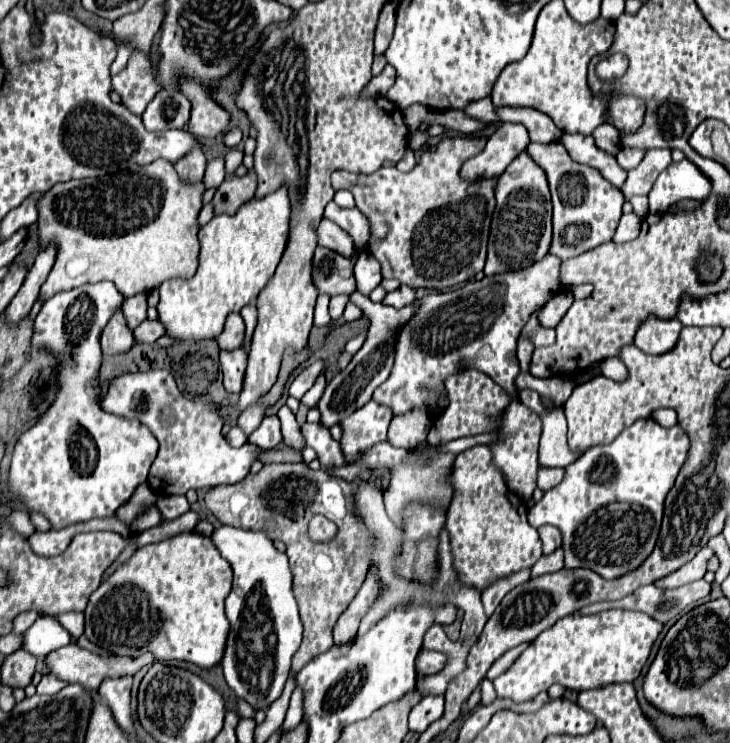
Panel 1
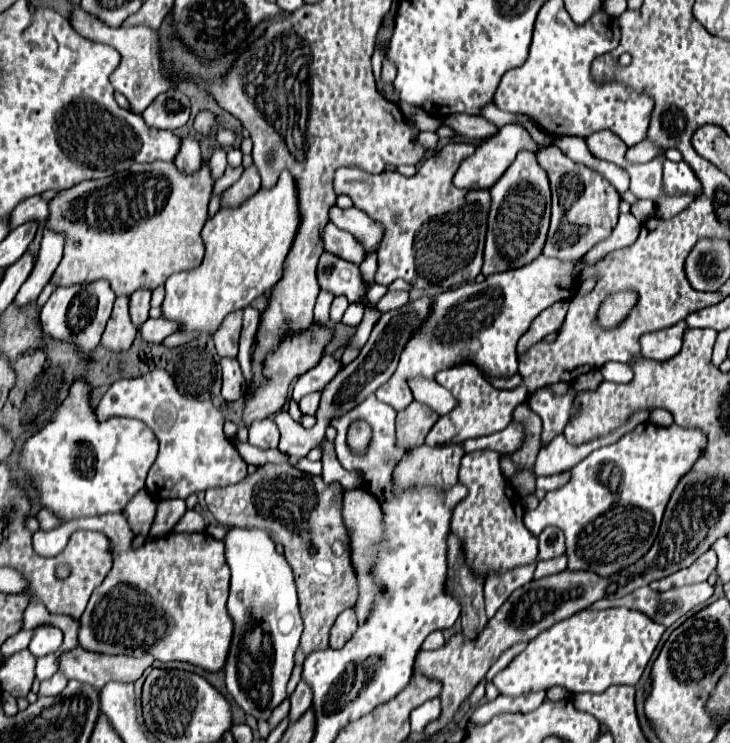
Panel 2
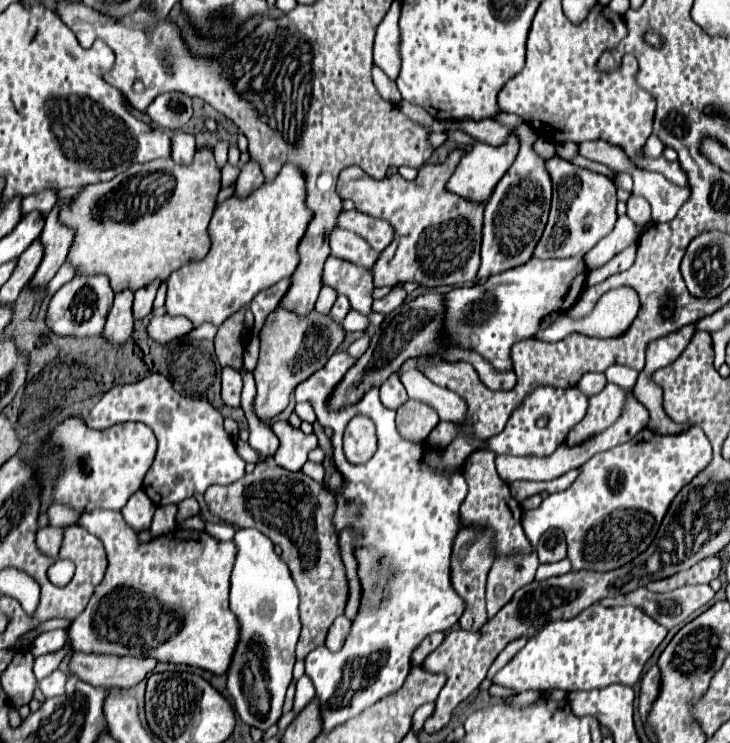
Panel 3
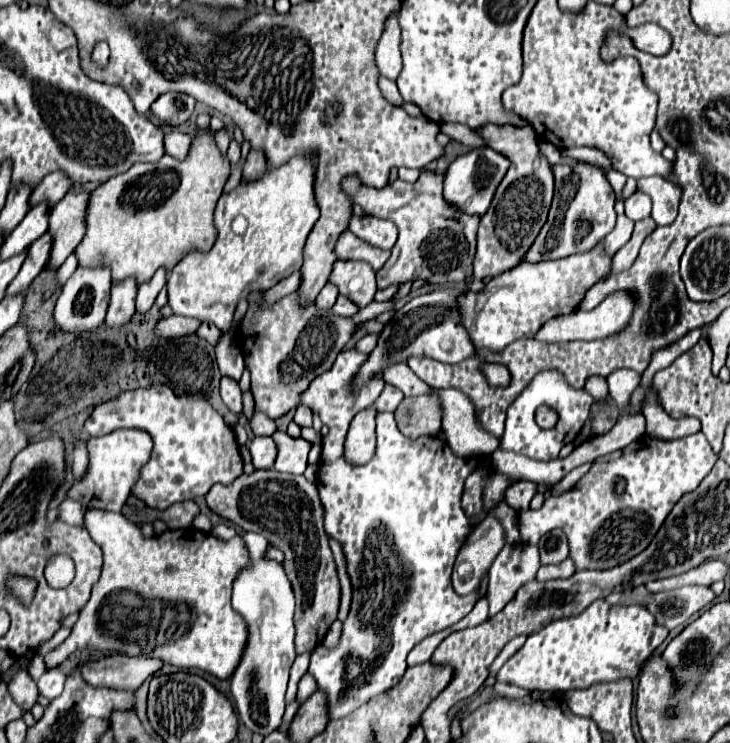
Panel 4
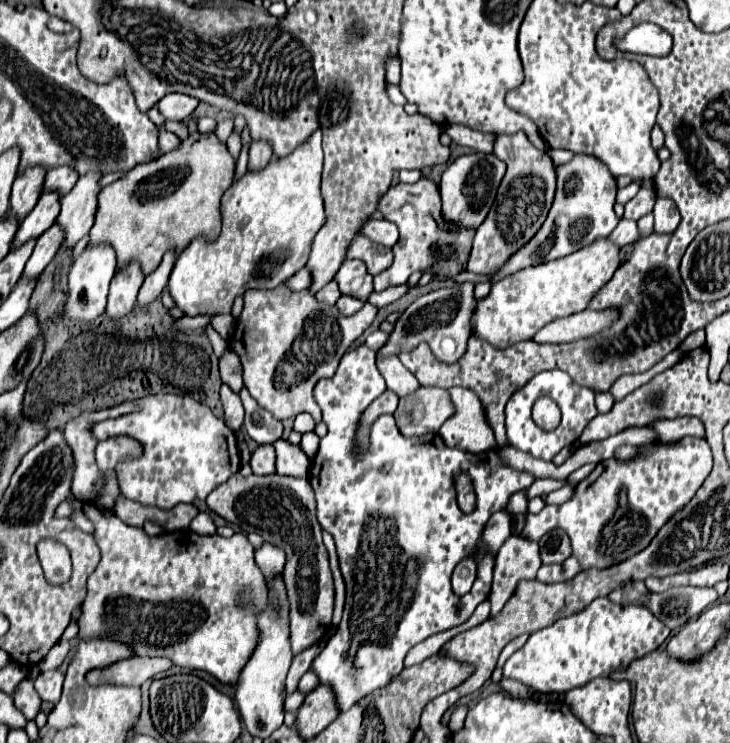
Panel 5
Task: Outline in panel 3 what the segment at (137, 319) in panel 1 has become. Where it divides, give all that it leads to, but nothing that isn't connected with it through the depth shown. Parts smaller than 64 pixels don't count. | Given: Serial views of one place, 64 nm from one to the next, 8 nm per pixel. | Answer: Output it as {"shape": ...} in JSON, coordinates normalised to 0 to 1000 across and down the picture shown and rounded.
{"shape":[[[211,377],[208,382],[192,388],[184,393],[184,428],[197,428],[200,423],[208,420],[208,406],[214,401],[214,390],[222,382],[222,377]]]}

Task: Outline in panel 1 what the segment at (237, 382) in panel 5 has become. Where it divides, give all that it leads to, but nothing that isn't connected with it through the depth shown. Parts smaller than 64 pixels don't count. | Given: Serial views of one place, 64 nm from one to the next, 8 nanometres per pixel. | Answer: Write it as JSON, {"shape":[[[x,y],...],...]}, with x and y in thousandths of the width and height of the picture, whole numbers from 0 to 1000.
{"shape":[[[315,423],[304,450],[296,455],[301,471],[321,471],[329,468],[334,458],[334,431],[329,423]]]}

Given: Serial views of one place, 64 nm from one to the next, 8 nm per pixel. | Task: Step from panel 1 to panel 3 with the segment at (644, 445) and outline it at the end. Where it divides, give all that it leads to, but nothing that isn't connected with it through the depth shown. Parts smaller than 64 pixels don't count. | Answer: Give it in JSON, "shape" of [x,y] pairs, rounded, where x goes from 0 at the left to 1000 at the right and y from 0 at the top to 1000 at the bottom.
{"shape":[[[956,573],[926,587],[904,587],[885,576],[866,595],[805,619],[778,659],[748,668],[734,686],[721,686],[715,692],[718,719],[734,738],[748,713],[764,711],[775,719],[786,767],[844,767],[890,735],[926,665],[973,622],[975,600]]]}

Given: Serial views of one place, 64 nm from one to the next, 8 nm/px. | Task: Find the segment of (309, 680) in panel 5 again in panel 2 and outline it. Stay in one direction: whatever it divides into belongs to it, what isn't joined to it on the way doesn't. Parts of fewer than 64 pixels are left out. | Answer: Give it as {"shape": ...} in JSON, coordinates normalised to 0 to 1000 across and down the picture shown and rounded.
{"shape":[[[411,915],[397,945],[400,945],[397,972],[405,972],[411,966],[411,961],[416,961],[427,950],[427,926],[422,921],[416,921],[416,915]]]}

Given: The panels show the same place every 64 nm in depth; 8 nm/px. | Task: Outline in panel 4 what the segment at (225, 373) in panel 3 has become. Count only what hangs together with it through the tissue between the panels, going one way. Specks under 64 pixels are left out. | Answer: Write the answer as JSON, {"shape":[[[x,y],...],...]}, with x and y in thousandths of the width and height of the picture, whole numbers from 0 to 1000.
{"shape":[[[304,509],[304,514],[301,514],[301,533],[304,533],[307,544],[315,552],[315,560],[310,560],[310,568],[315,573],[323,573],[326,560],[332,557],[332,528],[329,528],[326,514],[321,514],[315,509]]]}

